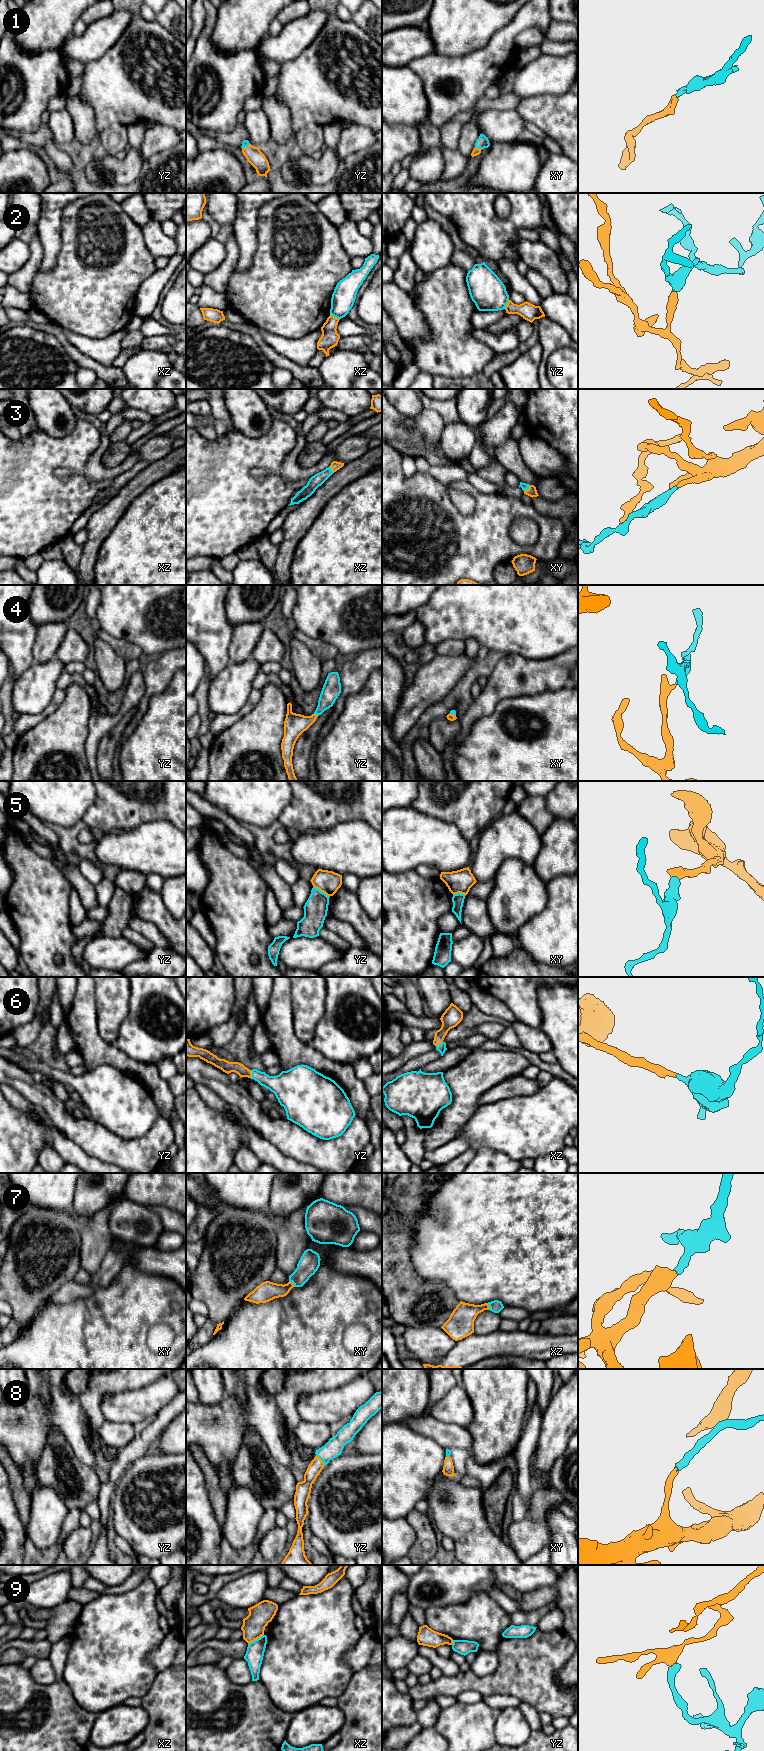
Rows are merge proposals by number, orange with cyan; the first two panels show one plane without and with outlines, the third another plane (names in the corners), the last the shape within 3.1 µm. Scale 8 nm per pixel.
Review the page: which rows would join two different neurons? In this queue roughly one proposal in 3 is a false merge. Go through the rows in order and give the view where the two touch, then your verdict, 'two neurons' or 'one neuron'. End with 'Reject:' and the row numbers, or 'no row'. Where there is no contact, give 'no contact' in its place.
1: contact in xy; one neuron
2: contact in xz; two neurons
3: contact in xz; one neuron
4: contact in yz; one neuron
5: contact in yz; two neurons
6: contact in yz; one neuron
7: contact in xy; one neuron
8: contact in yz; one neuron
9: contact in xz; two neurons
Reject: 2, 5, 9

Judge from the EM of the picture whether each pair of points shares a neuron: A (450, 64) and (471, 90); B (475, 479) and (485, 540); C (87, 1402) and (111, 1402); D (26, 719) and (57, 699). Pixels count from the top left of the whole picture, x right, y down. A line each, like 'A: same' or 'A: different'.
A: same
B: different
C: different
D: same

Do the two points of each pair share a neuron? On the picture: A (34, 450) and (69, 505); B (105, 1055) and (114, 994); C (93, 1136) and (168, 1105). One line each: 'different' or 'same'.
A: same
B: different
C: different

